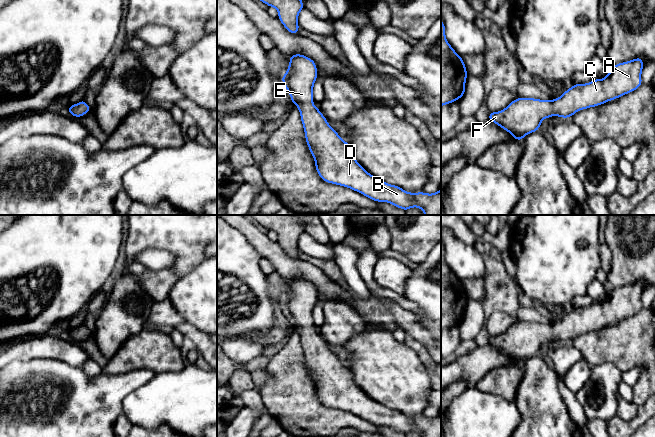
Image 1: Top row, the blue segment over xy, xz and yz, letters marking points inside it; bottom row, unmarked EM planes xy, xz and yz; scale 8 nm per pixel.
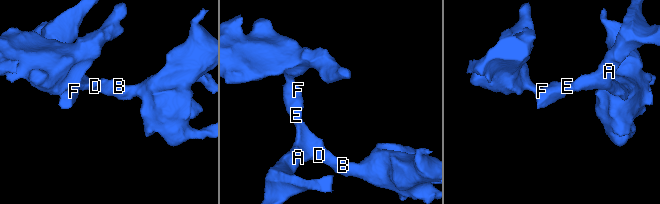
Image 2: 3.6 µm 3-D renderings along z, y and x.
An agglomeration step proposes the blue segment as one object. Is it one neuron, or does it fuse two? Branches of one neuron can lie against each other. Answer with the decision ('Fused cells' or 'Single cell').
Single cell

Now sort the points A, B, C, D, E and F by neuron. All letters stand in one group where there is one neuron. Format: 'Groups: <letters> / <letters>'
Groups: A B C D E F

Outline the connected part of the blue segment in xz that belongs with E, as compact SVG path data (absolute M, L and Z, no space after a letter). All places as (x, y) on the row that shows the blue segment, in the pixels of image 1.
M301 54L290 55L288 70L281 79L290 94L292 104L296 104L299 109L306 142L321 179L331 184L350 188L376 202L389 202L405 211L412 207L419 207L425 215L441 215L441 188L433 194L409 193L399 186L390 185L372 176L356 161L351 144L341 139L339 134L328 124L321 111L312 103L313 85L318 78L317 66L311 58Z

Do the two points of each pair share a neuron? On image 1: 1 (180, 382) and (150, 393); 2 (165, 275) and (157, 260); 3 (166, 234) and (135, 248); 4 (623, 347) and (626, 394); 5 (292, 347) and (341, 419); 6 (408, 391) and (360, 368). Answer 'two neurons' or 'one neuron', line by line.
1: one neuron
2: two neurons
3: one neuron
4: two neurons
5: one neuron
6: one neuron

